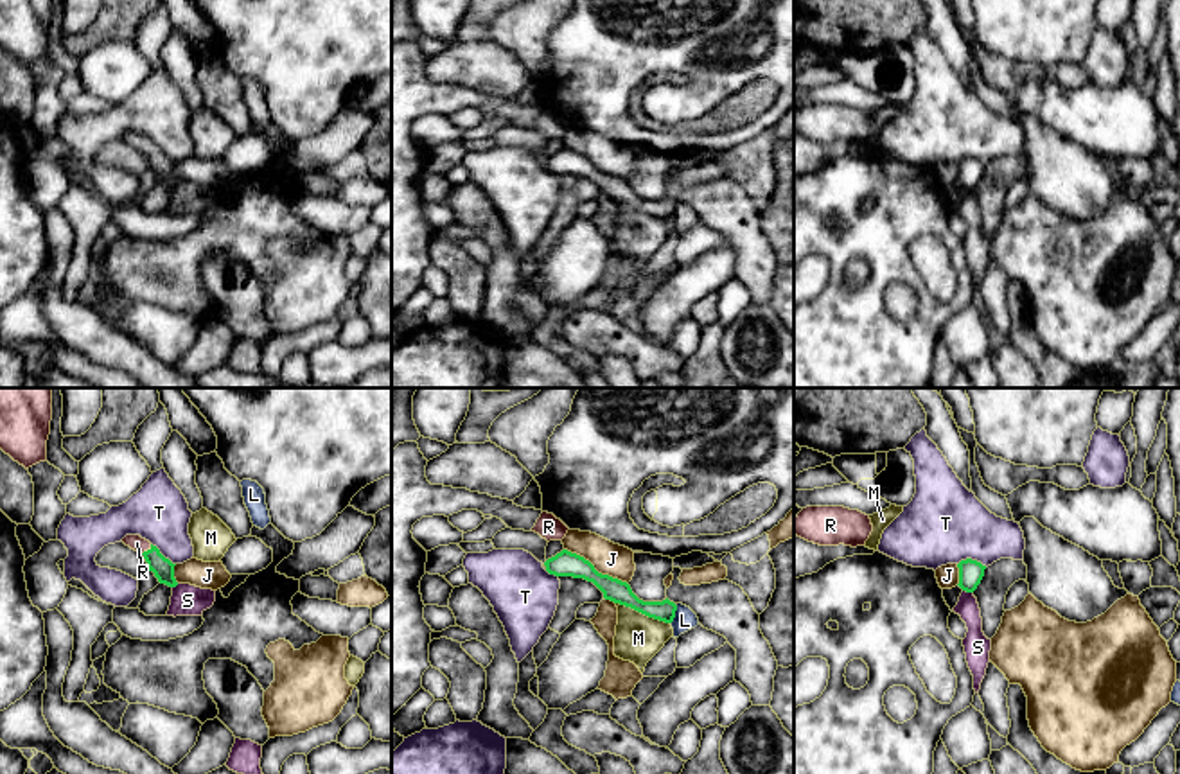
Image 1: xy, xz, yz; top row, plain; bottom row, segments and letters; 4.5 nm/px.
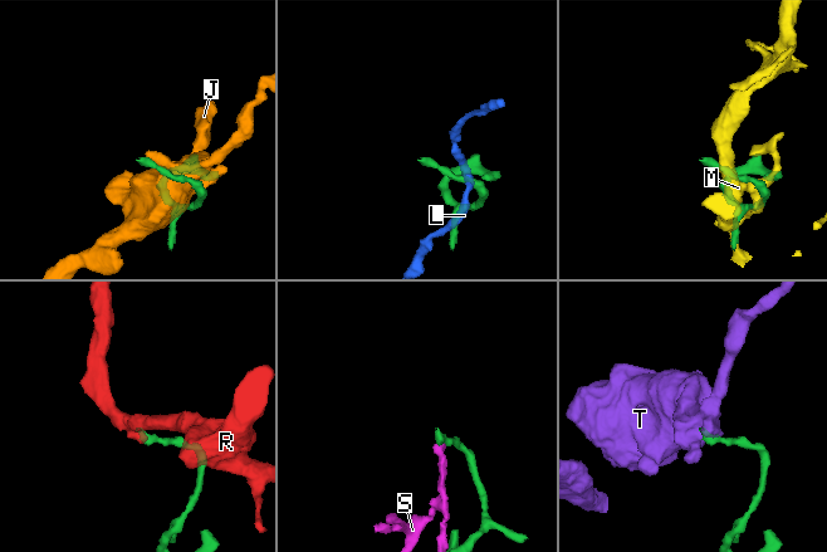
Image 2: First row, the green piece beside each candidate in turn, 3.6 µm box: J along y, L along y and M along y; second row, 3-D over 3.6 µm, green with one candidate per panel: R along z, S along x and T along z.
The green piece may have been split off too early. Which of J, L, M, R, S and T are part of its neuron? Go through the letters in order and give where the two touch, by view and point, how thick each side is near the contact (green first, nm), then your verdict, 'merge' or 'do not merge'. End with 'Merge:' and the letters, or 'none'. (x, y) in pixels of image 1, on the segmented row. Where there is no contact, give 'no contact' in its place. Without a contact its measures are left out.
J: xz (595, 570) | 110/150 nm | do not merge
L: xz (674, 615) | 100/100 nm | do not merge
M: xz (643, 613) | 100/220 nm | do not merge
R: xy (148, 550) | 100/70 nm | merge
S: yz (968, 591) | 110/110 nm | do not merge
T: yz (970, 559) | 110/360 nm | do not merge
Merge: R

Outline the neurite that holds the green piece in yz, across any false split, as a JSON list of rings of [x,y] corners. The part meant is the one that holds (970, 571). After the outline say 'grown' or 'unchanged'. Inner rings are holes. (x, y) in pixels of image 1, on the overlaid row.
[[[966,559],[957,564],[959,567],[959,587],[966,593],[973,593],[984,576],[986,566],[977,560]]]; unchanged

